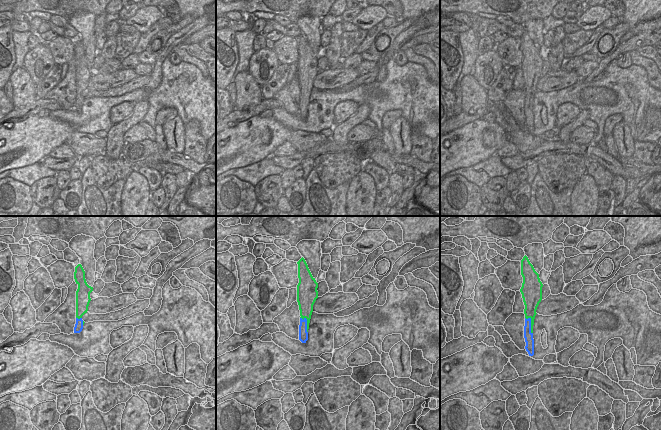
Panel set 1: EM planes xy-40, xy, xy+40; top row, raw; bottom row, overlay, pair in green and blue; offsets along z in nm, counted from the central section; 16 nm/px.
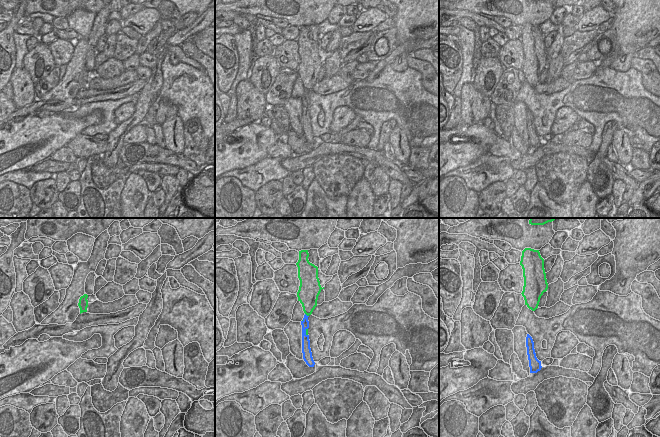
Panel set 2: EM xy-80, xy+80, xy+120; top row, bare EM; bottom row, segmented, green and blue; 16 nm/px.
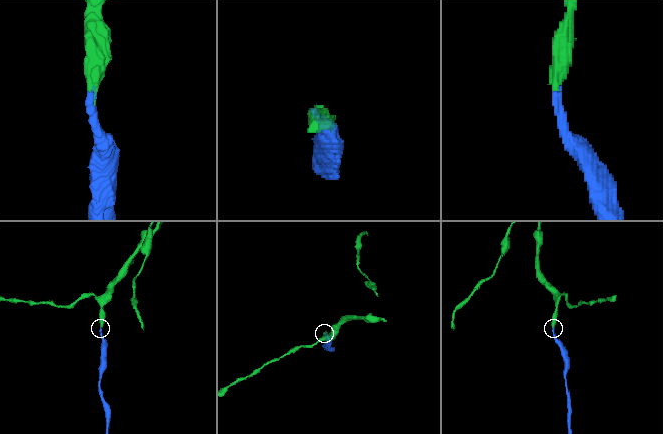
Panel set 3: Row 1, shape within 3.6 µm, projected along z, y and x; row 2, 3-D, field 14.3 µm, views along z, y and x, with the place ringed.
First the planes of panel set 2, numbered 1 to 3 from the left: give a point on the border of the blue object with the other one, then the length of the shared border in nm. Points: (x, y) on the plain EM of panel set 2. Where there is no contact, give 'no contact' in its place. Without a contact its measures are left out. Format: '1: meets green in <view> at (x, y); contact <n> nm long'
1: no contact
2: meets green in xy+80 at (307, 91); contact 80 nm long
3: no contact

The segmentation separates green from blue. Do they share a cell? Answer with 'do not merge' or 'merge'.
merge

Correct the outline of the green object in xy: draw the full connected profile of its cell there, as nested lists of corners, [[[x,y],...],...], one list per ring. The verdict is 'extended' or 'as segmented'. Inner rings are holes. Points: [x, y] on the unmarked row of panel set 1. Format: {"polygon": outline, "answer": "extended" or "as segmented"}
{"polygon": [[[305,35],[298,38],[297,78],[300,86],[299,116],[306,119],[313,81],[318,74],[318,59],[312,52]]], "answer": "extended"}

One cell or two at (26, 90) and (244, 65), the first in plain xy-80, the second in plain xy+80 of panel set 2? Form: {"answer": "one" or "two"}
{"answer": "two"}

